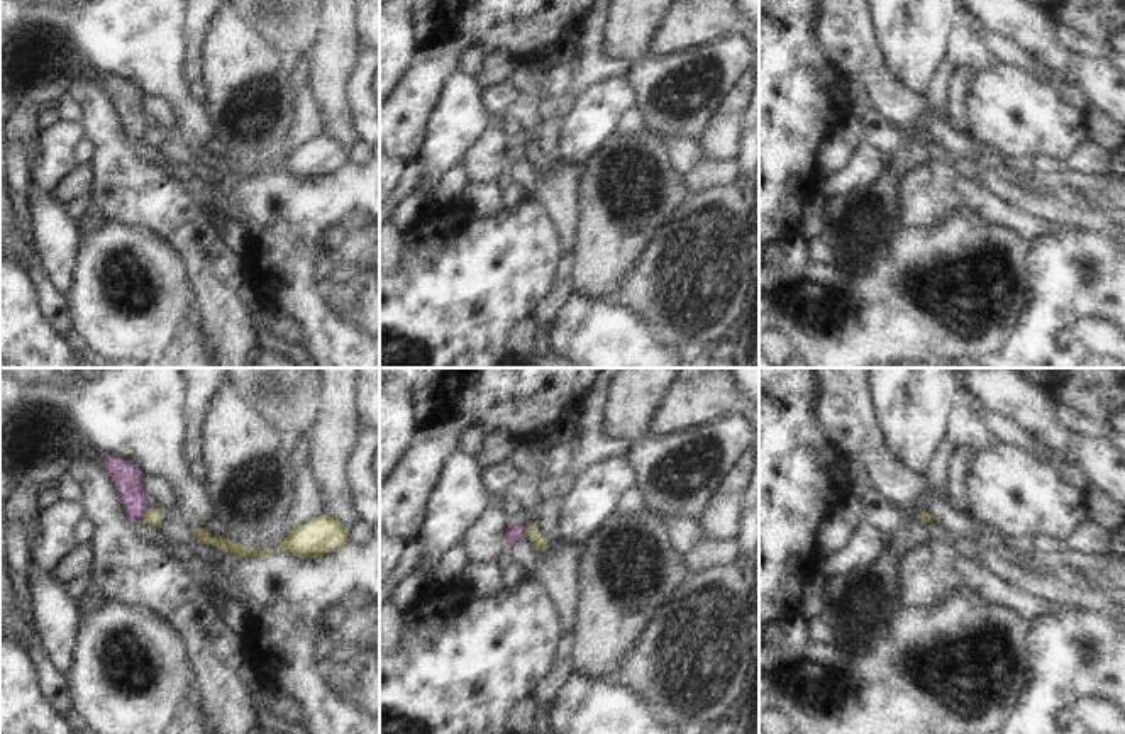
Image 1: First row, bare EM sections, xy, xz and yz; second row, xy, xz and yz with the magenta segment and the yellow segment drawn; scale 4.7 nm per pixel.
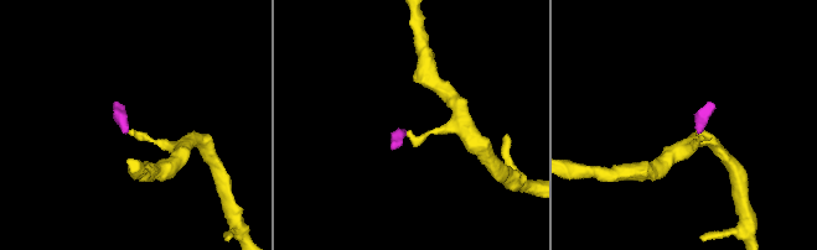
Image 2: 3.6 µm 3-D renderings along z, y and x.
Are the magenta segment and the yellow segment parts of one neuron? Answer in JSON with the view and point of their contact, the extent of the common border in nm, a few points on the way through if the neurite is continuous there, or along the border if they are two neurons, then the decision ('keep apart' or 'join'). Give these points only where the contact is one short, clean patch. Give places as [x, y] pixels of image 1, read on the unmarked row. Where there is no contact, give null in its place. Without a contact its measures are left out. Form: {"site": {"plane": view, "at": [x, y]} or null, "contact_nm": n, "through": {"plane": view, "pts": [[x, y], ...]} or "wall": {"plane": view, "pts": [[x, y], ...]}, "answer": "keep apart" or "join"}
{"site": {"plane": "xy", "at": [143, 134]}, "contact_nm": 50, "wall": {"plane": "xy", "pts": [[146, 131], [141, 139]]}, "answer": "keep apart"}

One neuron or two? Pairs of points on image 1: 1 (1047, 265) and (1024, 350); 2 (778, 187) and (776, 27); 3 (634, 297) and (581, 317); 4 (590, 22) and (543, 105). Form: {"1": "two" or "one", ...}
{"1": "one", "2": "one", "3": "two", "4": "one"}

